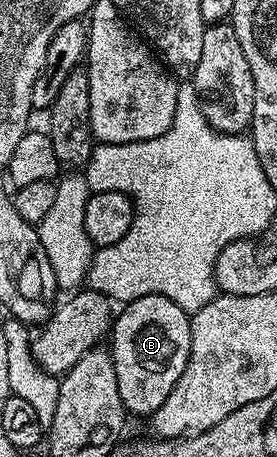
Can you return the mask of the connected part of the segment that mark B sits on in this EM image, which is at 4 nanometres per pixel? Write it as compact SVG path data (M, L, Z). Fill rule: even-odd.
M144 295L140 299L129 302L122 314L112 321L112 332L108 337L108 352L116 367L116 387L120 387L120 399L127 414L143 419L149 418L160 407L164 407L164 399L172 395L172 387L184 375L184 367L190 358L190 318L172 299L164 295Z

